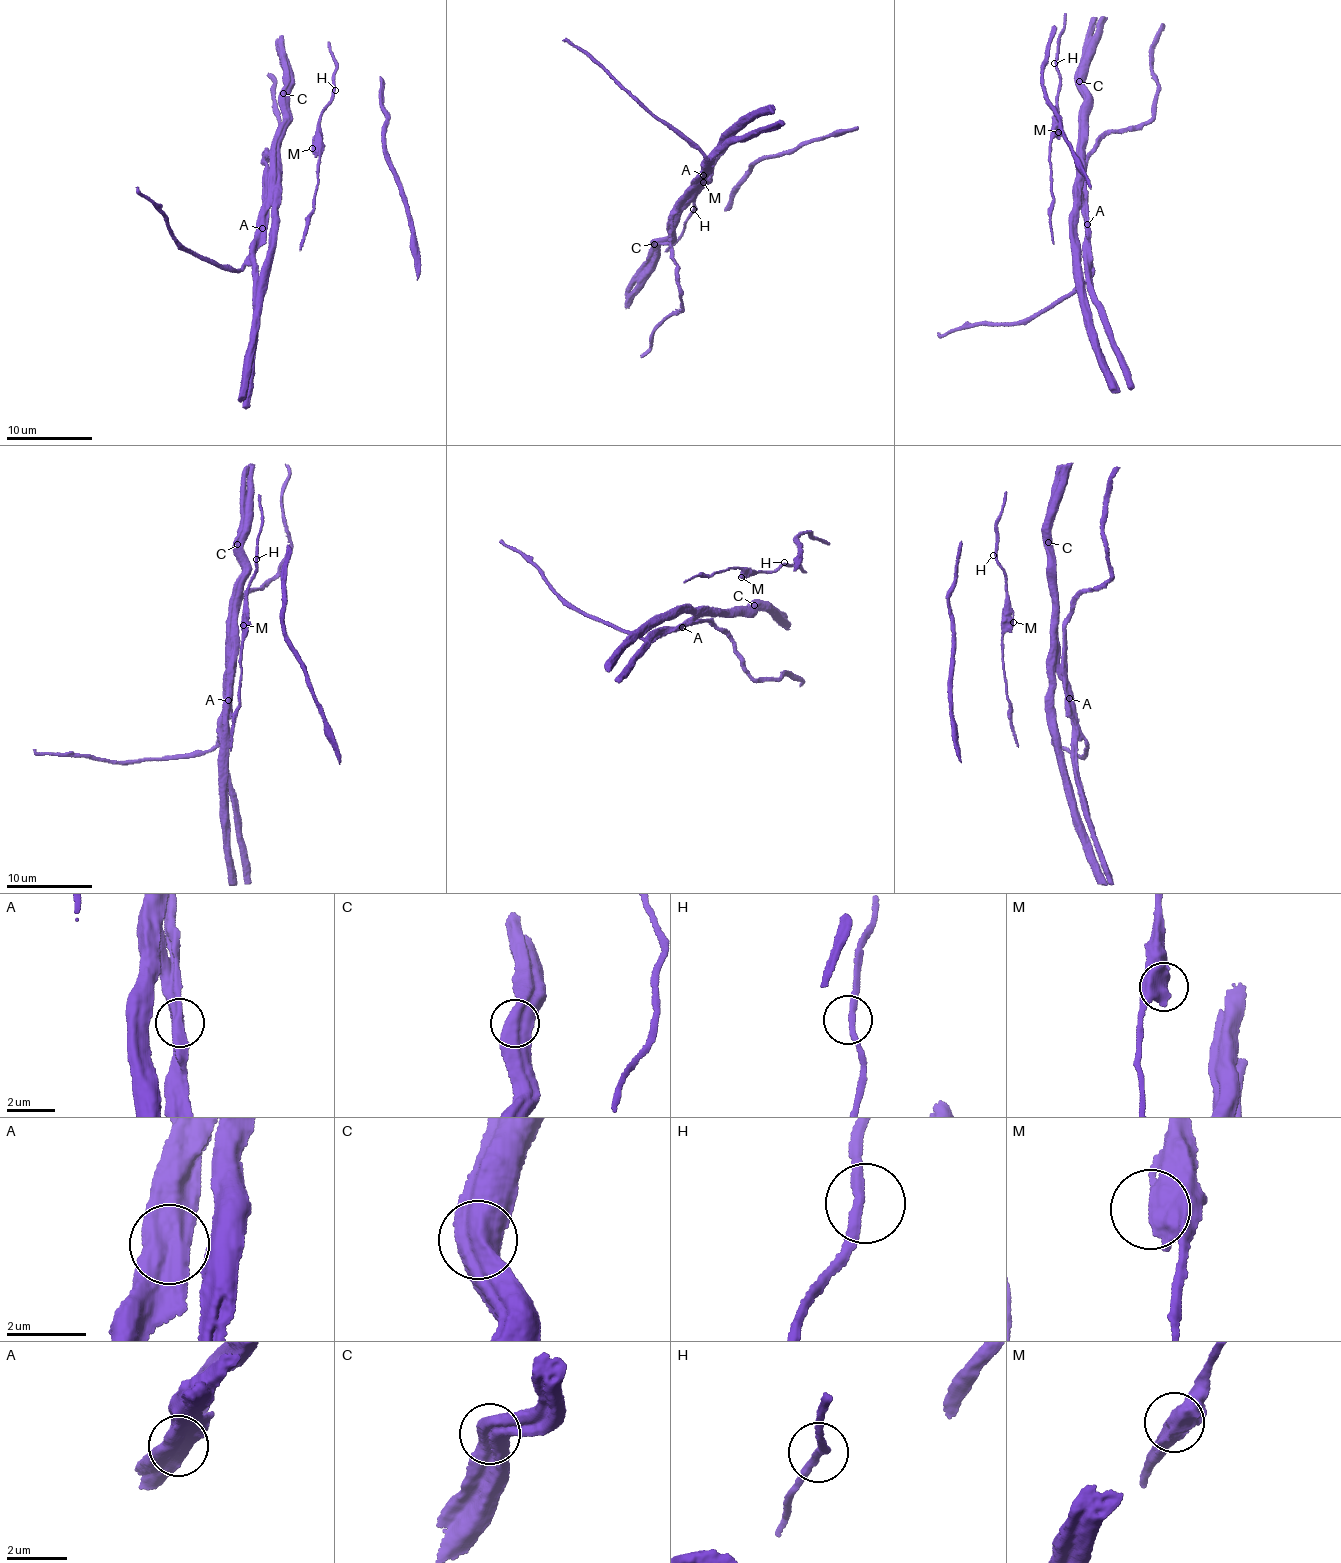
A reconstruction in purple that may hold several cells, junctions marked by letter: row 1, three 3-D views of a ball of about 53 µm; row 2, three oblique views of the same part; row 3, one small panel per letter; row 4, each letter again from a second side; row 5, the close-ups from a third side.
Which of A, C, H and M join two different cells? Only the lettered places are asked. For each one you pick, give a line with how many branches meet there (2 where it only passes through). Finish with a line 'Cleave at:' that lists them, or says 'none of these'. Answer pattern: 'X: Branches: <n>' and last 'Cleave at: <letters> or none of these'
A: Branches: 2
C: Branches: 2
Cleave at: A, C

